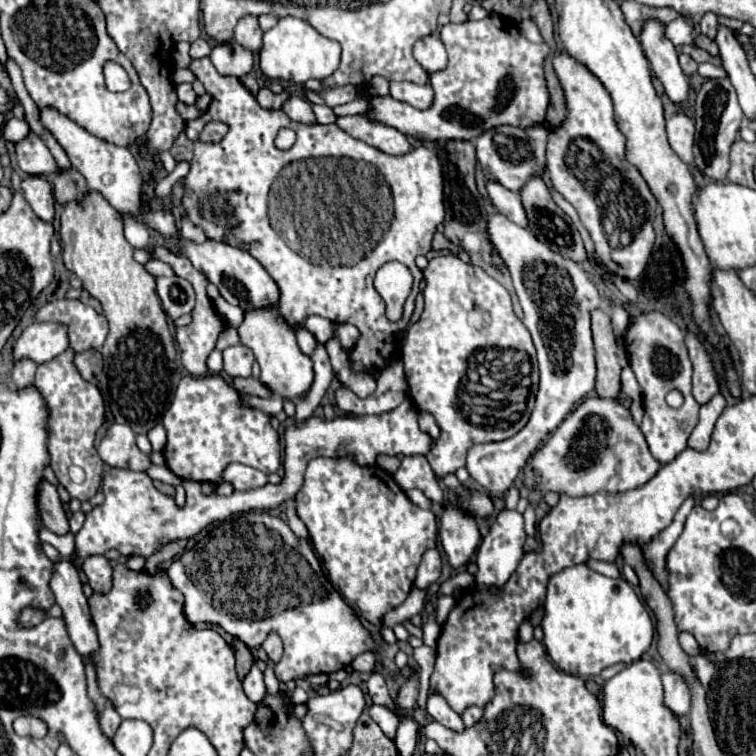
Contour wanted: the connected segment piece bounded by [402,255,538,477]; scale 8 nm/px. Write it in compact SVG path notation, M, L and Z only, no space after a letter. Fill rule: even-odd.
M446 255L446 257L434 257L430 259L428 267L424 269L424 311L420 315L420 319L408 329L406 333L406 343L402 347L402 355L404 355L404 373L408 379L408 387L410 387L410 397L414 399L416 407L420 411L430 411L436 419L436 423L440 425L442 433L440 439L436 441L436 447L426 455L432 471L438 477L444 477L448 473L456 473L456 469L464 467L466 461L466 451L476 445L476 443L490 443L490 441L504 441L512 435L516 435L528 421L531 411L535 404L535 392L528 397L526 401L526 409L520 413L520 421L516 421L516 425L510 425L508 429L502 427L482 427L482 425L474 425L470 423L458 409L456 405L456 393L460 387L462 377L466 375L468 369L468 359L477 351L482 349L490 349L490 347L498 347L498 349L514 349L518 351L518 347L524 347L524 351L530 355L534 369L537 368L536 349L532 341L532 335L528 333L526 325L516 317L514 309L512 309L512 299L506 287L502 287L496 279L492 279L488 273L484 273L480 267L472 265L472 263L464 263L460 261L456 255Z

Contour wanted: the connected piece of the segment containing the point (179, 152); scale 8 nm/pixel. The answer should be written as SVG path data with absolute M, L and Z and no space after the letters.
M180 133L180 137L176 139L176 143L172 145L170 153L174 155L174 159L180 163L180 161L188 161L194 153L194 143L186 137L186 133Z

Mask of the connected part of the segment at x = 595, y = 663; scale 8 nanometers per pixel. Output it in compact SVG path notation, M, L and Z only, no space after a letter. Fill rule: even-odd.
M584 563L566 567L558 573L554 573L548 579L546 587L546 599L544 599L544 617L542 617L542 629L544 629L544 645L550 655L550 659L566 673L578 675L578 677L598 677L606 667L616 665L620 661L634 663L642 657L642 653L650 647L654 639L654 627L650 621L650 615L642 601L638 599L634 587L618 577L610 579L604 577L592 569L588 569Z

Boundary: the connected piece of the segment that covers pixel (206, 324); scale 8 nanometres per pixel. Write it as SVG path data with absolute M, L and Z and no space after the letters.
M192 285L196 291L196 305L192 309L192 323L176 329L176 341L182 351L182 365L194 377L208 375L208 355L216 347L220 333L226 329L222 315L216 311L212 299L206 295L206 285Z

